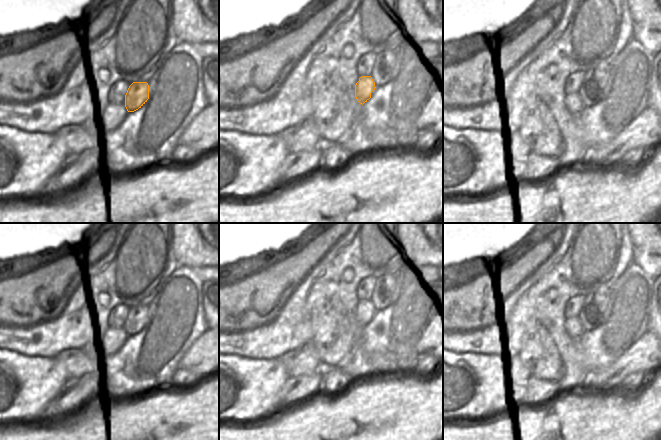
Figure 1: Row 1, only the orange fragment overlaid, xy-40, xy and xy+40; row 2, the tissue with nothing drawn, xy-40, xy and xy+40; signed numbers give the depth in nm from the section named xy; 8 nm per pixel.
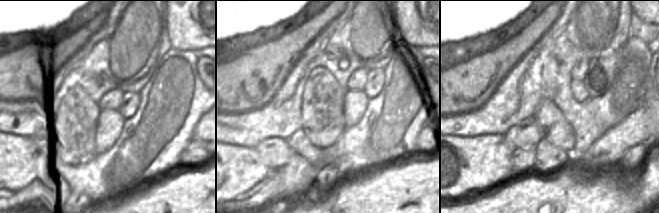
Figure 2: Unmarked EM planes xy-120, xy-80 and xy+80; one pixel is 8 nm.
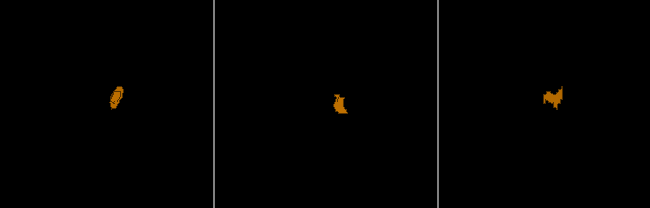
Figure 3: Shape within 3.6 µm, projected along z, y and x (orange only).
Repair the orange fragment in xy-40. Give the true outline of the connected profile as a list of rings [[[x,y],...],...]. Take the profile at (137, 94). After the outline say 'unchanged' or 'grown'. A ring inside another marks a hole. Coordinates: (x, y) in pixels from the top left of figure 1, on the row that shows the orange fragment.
[[[133,82],[125,95],[125,107],[128,112],[141,108],[149,99],[149,85],[147,82]]]; unchanged

